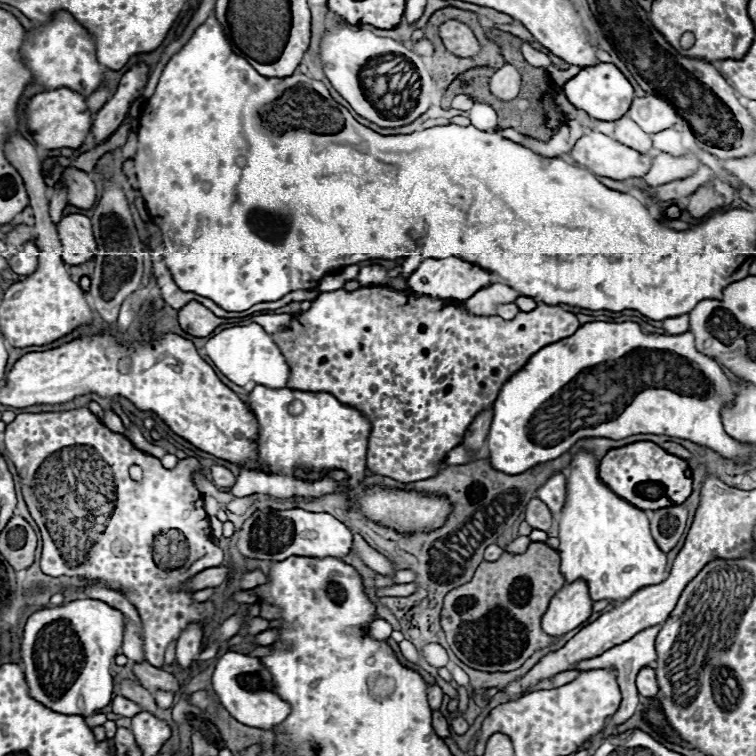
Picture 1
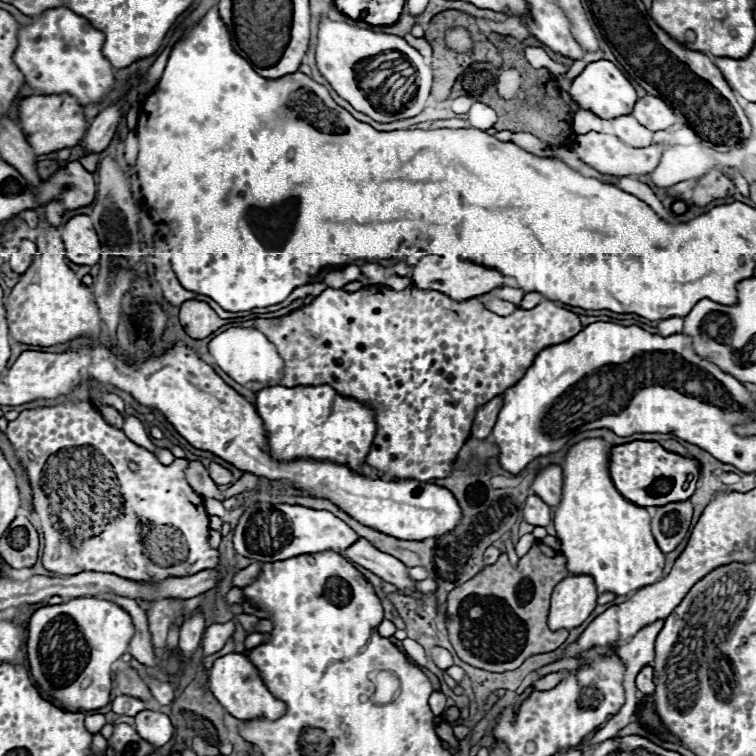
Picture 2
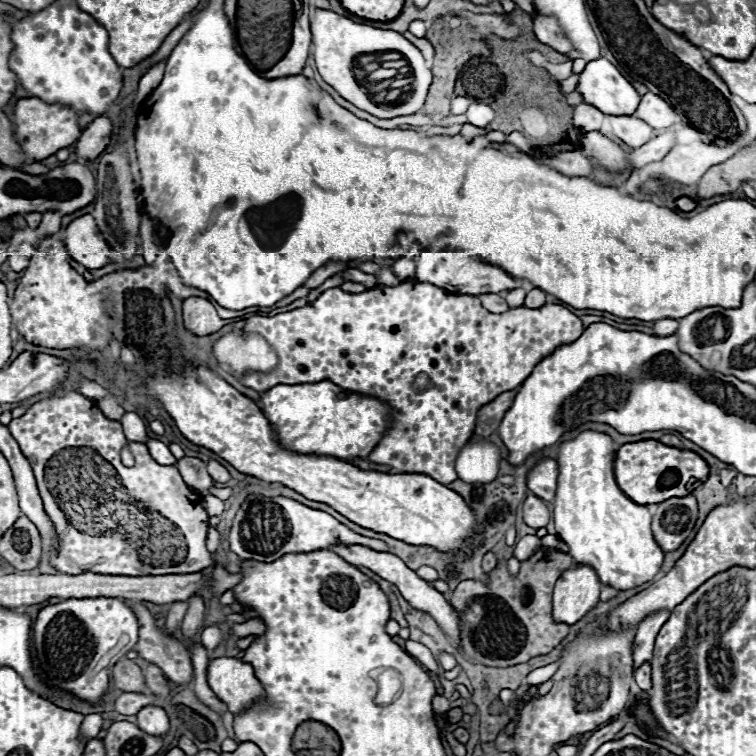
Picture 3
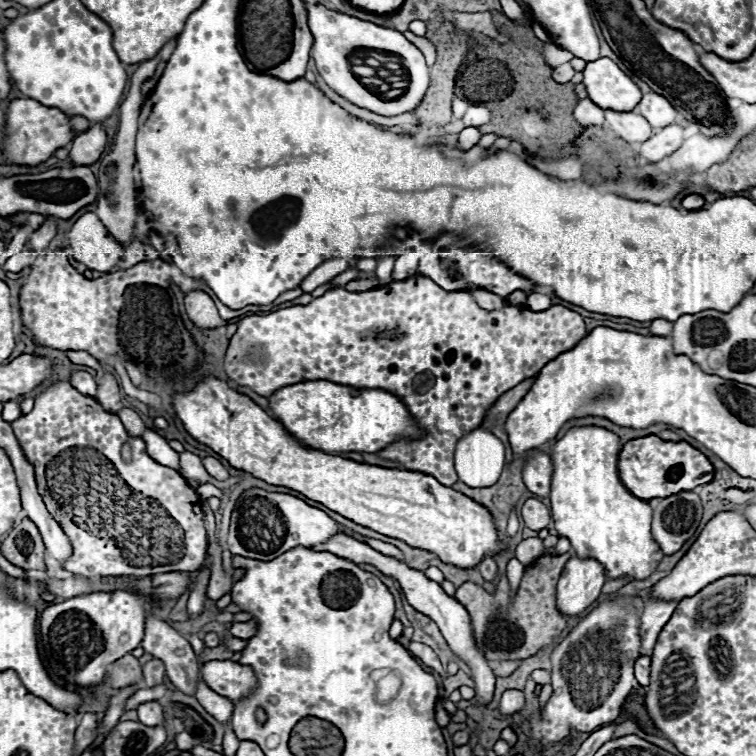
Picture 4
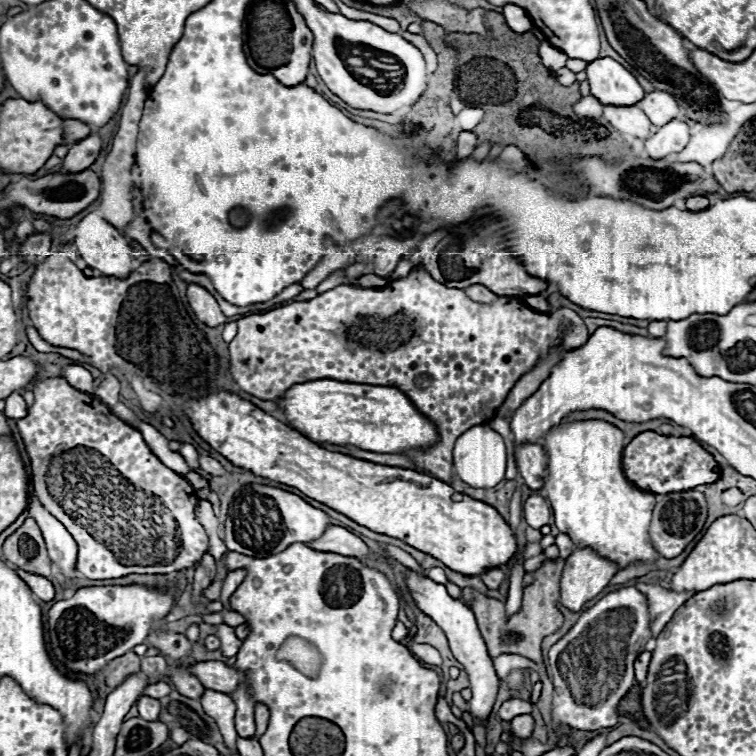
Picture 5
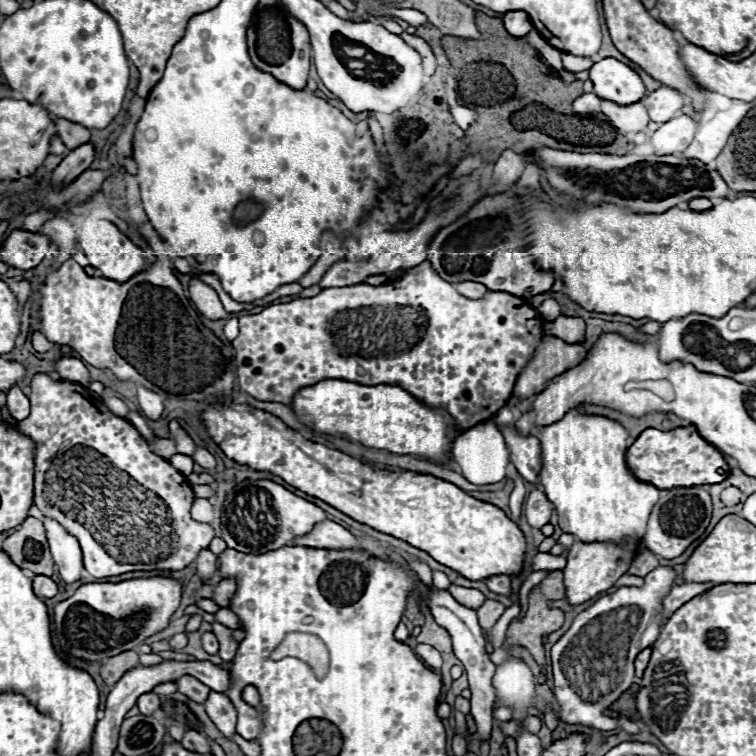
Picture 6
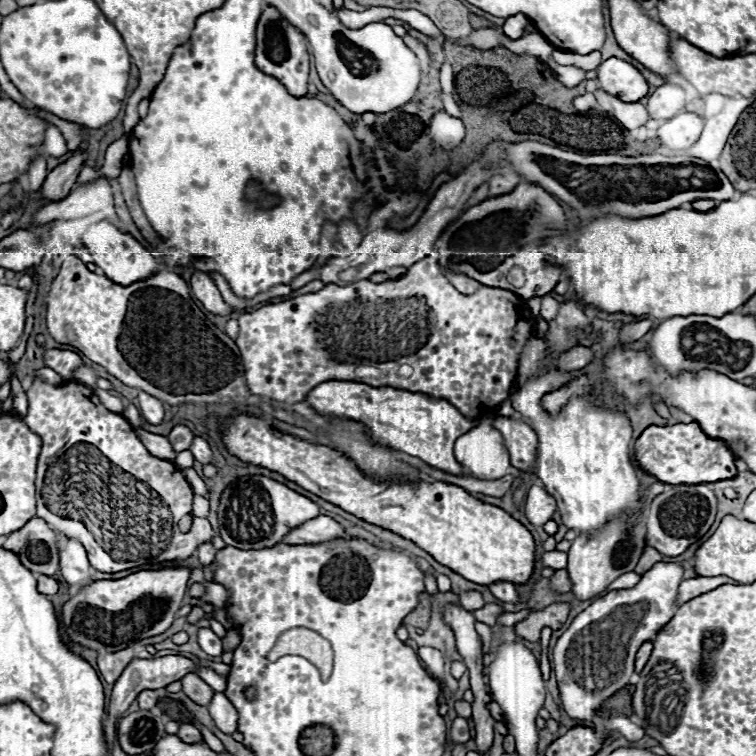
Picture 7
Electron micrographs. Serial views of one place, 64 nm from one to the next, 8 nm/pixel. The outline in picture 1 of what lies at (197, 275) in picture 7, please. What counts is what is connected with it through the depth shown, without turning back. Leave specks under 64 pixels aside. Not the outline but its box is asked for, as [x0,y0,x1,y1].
[178,302,224,338]

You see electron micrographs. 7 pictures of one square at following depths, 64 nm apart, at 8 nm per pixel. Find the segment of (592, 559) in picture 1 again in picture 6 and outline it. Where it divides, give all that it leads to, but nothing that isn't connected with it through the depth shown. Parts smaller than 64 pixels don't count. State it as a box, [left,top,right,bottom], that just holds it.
[538,408,660,552]

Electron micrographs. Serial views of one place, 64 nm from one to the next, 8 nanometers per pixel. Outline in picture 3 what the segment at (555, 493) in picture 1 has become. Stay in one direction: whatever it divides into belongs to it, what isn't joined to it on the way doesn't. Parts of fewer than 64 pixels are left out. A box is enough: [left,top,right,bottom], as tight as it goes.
[528,458,558,500]

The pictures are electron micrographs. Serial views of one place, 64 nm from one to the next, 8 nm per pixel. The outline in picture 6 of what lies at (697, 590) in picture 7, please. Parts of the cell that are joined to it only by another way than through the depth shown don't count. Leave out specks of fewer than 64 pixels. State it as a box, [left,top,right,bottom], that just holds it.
[664,582,716,618]

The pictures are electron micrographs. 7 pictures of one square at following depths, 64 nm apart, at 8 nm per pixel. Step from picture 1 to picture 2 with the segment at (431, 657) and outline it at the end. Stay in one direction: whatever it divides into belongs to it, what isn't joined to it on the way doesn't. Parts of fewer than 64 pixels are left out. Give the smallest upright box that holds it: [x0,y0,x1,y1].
[430,648,454,670]

